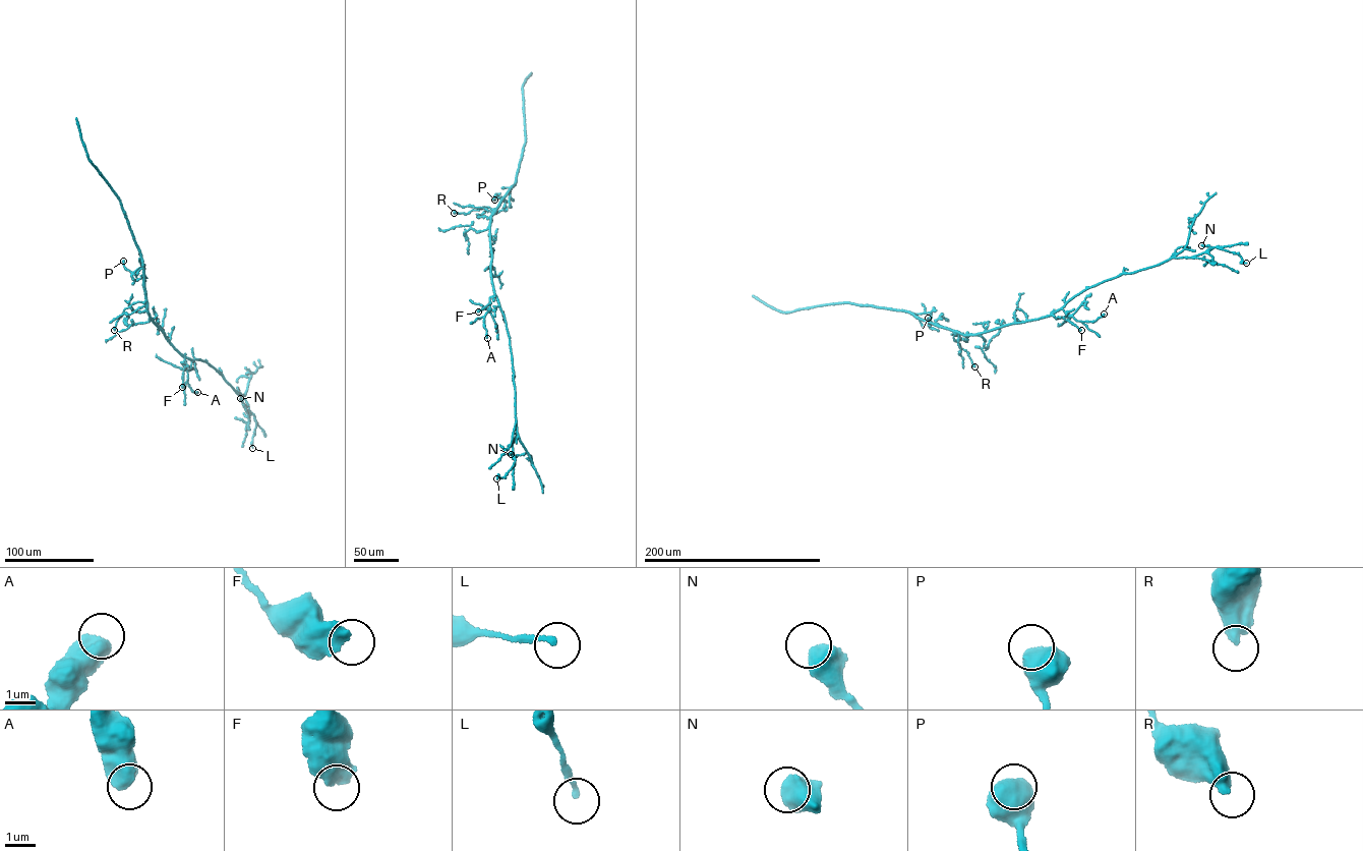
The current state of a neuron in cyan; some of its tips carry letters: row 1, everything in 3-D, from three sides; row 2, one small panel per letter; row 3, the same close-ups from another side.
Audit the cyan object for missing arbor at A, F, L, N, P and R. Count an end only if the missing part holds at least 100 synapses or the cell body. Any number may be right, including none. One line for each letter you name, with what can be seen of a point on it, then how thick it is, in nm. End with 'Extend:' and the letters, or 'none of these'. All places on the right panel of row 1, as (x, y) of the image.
Extend: none of these

